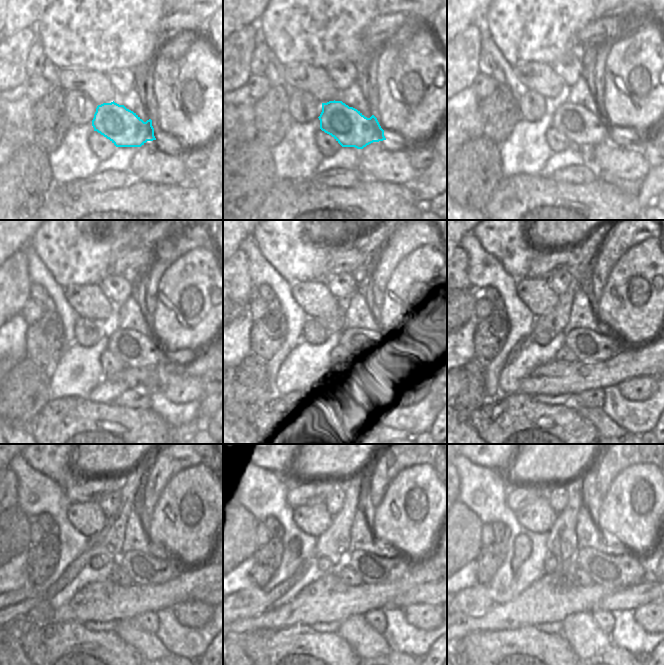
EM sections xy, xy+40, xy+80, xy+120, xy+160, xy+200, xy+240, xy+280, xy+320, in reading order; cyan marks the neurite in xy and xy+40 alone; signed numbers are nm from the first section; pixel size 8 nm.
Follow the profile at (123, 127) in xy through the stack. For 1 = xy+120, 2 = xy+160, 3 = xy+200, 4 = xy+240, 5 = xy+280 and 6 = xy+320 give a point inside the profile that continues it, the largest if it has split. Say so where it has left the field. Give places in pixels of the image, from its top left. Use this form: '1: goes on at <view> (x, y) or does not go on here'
1: goes on at xy+120 (133, 348)
2: goes on at xy+160 (360, 346)
3: goes on at xy+200 (587, 345)
4: goes on at xy+240 (144, 569)
5: goes on at xy+280 (384, 567)
6: goes on at xy+320 (615, 570)

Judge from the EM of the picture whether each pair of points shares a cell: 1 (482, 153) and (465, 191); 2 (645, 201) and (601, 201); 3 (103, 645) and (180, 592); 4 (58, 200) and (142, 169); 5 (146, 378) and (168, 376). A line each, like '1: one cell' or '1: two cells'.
1: one cell
2: two cells
3: two cells
4: two cells
5: two cells

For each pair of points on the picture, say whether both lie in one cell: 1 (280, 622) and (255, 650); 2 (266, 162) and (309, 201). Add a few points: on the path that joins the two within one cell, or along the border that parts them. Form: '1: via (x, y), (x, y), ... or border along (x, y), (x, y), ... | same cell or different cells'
1: border along (297, 624), (282, 628), (257, 628), (251, 631) | different cells
2: border along (276, 179), (264, 200) | different cells

